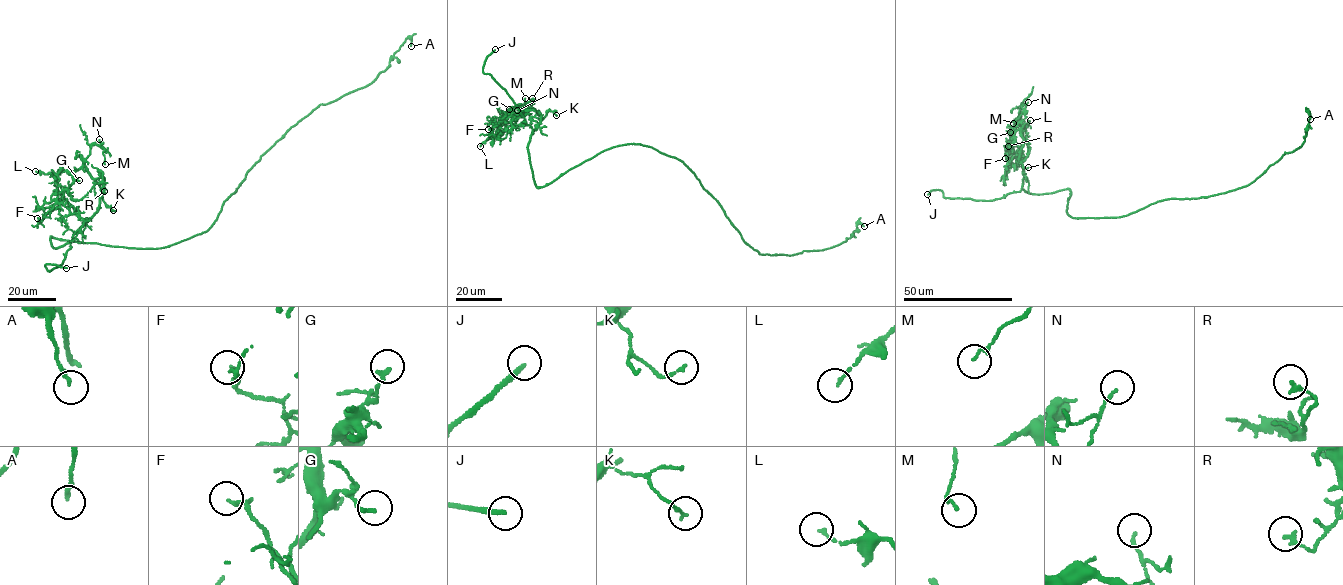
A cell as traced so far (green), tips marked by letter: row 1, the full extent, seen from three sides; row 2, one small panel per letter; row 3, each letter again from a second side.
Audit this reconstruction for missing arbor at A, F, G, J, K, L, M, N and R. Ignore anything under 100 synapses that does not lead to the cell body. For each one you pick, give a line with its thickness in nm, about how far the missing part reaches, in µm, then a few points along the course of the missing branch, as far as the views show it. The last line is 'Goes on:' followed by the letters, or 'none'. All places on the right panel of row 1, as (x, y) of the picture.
J: 220 nm | 35 µm
Goes on: J

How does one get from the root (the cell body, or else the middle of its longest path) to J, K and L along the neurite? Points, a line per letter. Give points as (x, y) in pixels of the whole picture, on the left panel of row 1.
J: (183, 240), (145, 249), (50, 236), (55, 248), (71, 247), (60, 266), (46, 268), (66, 268)
K: (183, 240), (145, 249), (51, 236), (52, 246), (69, 242), (97, 210), (100, 177), (104, 202), (113, 210)
L: (183, 240), (145, 249), (51, 236), (55, 248), (97, 210), (104, 179), (83, 166), (35, 171)

